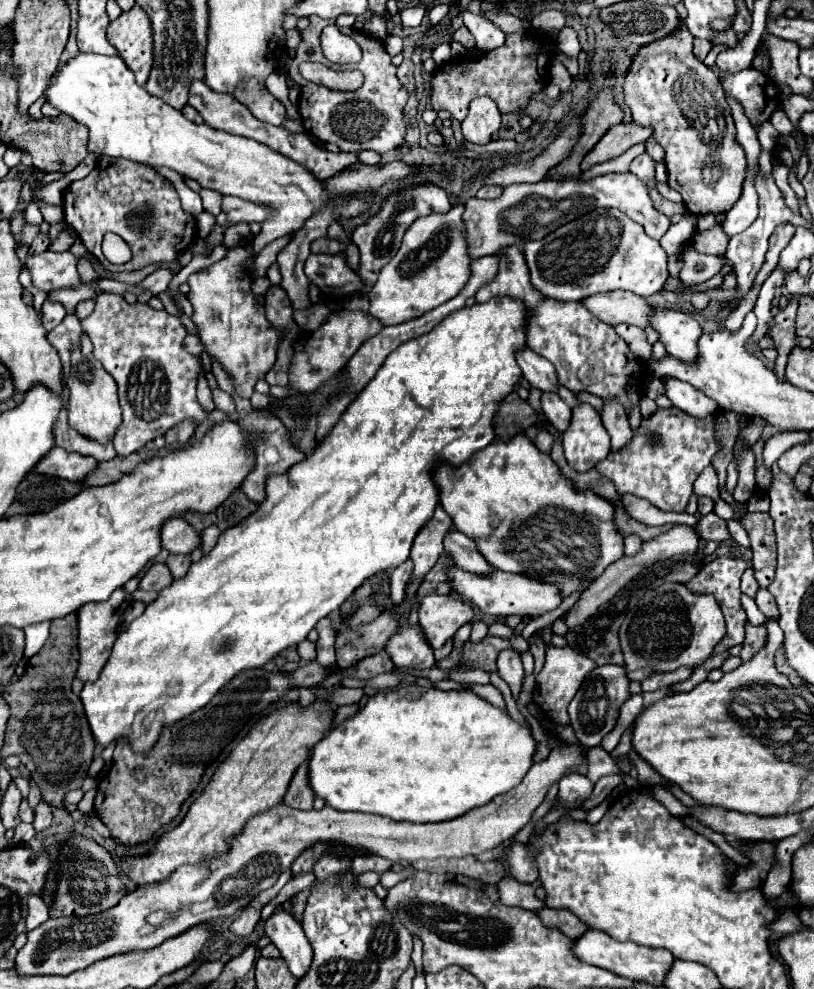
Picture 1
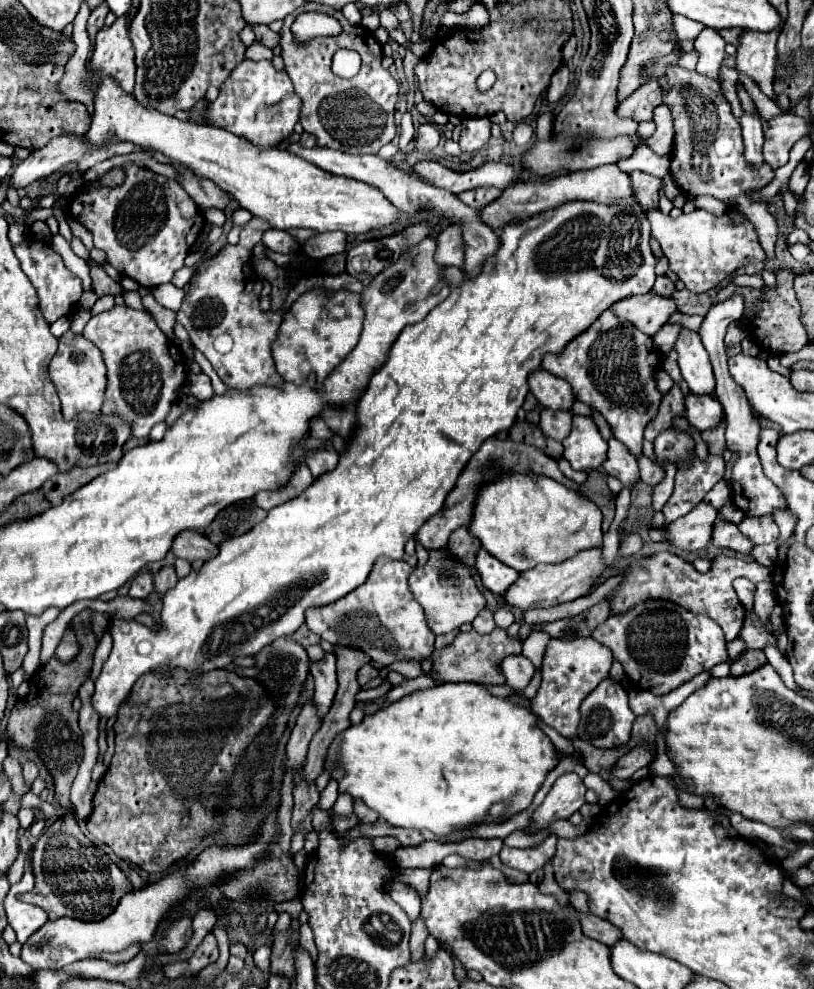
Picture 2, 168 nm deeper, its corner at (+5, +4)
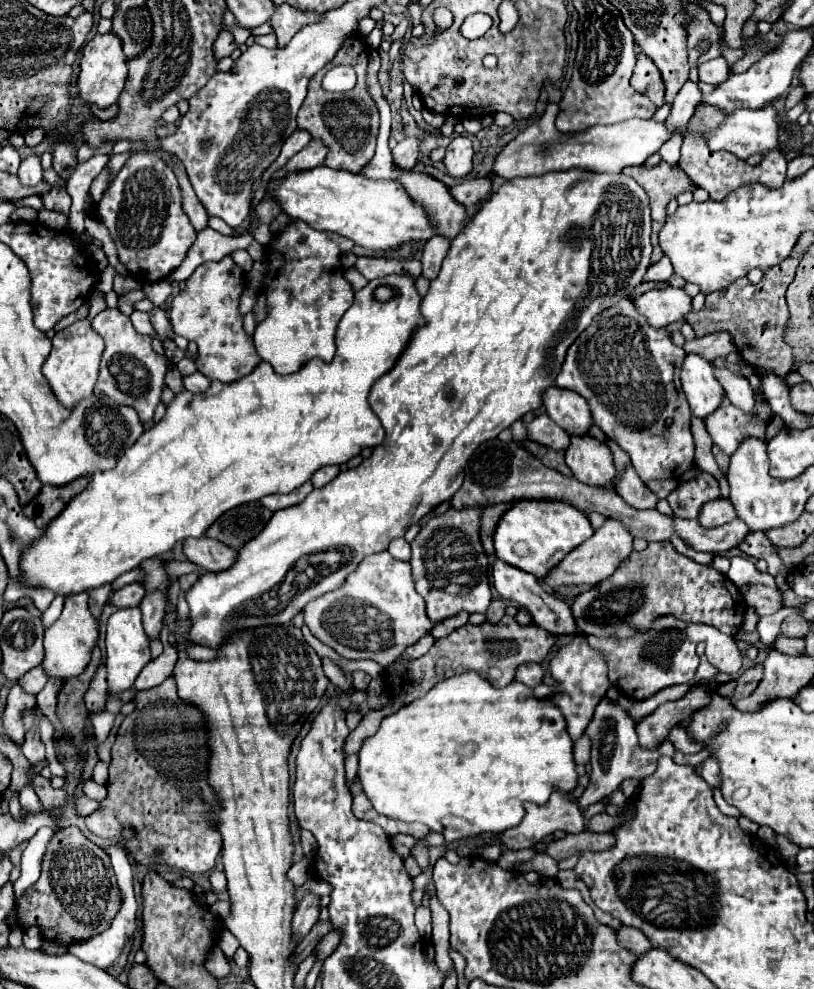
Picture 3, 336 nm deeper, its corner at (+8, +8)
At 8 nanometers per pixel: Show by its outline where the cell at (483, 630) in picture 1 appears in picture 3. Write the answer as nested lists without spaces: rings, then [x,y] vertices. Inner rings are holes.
[[[498,599],[498,601],[492,601],[490,603],[490,607],[486,611],[486,619],[494,623],[494,621],[500,621],[504,617],[504,613],[506,613],[506,601]]]

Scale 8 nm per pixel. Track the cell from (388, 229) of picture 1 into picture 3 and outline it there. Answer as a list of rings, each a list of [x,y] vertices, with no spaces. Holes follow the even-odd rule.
[[[360,257],[356,261],[356,269],[368,279],[380,279],[392,273],[408,273],[410,277],[418,279],[420,277],[420,261],[410,259],[410,261],[402,261],[402,259],[384,259],[384,257]]]

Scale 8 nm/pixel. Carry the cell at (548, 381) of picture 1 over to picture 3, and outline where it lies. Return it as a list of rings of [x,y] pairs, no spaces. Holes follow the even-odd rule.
[[[550,387],[544,393],[544,407],[550,419],[560,425],[566,433],[584,437],[588,435],[594,419],[590,413],[588,403],[574,391]]]

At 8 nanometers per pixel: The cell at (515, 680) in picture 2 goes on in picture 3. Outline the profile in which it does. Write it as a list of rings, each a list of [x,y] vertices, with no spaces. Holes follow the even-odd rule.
[[[524,663],[520,671],[516,671],[516,679],[528,687],[536,687],[544,679],[544,669],[538,663]]]

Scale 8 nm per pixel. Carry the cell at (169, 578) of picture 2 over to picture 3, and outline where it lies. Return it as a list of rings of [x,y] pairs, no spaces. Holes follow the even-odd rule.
[[[154,591],[154,593],[146,595],[144,601],[140,603],[144,631],[146,631],[146,635],[150,639],[158,639],[160,637],[162,617],[164,617],[164,605],[166,605],[166,597],[164,597],[162,591]]]

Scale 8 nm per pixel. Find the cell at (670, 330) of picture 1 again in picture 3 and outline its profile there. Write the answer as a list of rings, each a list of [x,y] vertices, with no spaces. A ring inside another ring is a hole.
[[[688,353],[684,359],[682,389],[692,415],[702,421],[714,413],[724,399],[724,389],[720,389],[720,383],[712,377],[712,365],[696,353]]]

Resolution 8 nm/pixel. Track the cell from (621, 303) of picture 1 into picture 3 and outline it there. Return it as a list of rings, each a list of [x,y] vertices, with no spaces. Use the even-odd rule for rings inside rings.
[[[664,287],[644,293],[634,299],[634,305],[644,313],[652,327],[666,327],[682,321],[692,311],[692,297],[684,289]]]

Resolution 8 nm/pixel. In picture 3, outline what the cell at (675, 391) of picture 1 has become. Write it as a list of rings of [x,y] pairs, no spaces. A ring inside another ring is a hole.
[[[766,401],[756,403],[752,413],[746,413],[734,405],[720,407],[712,417],[708,417],[706,429],[714,441],[728,457],[740,447],[740,443],[748,437],[756,437],[768,443],[774,435],[786,429],[780,415],[776,415]]]

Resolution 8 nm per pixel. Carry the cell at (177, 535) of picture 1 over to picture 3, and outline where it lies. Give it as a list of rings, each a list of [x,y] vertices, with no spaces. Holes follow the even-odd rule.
[[[210,537],[186,539],[184,541],[184,555],[188,557],[188,561],[204,567],[206,571],[214,571],[214,573],[230,569],[238,559],[236,549],[230,549],[224,543],[214,541]]]

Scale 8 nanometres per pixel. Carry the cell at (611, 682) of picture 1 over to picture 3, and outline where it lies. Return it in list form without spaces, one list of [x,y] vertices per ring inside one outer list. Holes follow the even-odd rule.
[[[610,699],[600,701],[592,723],[586,729],[586,735],[592,739],[592,761],[590,761],[592,775],[590,775],[590,783],[578,803],[580,813],[586,813],[586,809],[590,805],[594,805],[594,803],[602,801],[604,797],[608,797],[610,793],[614,793],[624,779],[630,779],[630,777],[646,779],[648,775],[652,775],[656,771],[660,751],[650,751],[650,749],[640,747],[634,721],[626,715],[626,711],[620,705],[612,703]]]

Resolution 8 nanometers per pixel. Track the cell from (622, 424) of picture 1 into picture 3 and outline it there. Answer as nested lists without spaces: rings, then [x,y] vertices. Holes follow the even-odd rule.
[[[632,465],[620,475],[620,481],[616,481],[616,493],[634,509],[656,509],[658,503],[658,497],[650,489],[644,489]]]

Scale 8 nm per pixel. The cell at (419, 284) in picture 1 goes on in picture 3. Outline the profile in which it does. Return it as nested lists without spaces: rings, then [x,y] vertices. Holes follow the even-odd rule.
[[[408,275],[382,277],[356,291],[352,307],[338,323],[336,355],[330,363],[312,359],[298,373],[280,377],[262,361],[250,375],[232,383],[212,381],[204,393],[178,393],[170,401],[164,417],[144,431],[136,445],[126,449],[116,467],[96,473],[88,487],[48,525],[44,535],[22,553],[24,581],[64,597],[112,583],[144,559],[170,551],[178,541],[204,535],[208,525],[224,511],[272,493],[290,493],[306,483],[320,467],[342,465],[360,455],[364,447],[380,445],[384,441],[384,427],[370,409],[370,389],[396,365],[414,331],[424,323],[414,281]],[[378,287],[388,287],[392,291],[390,299],[378,301]]]

